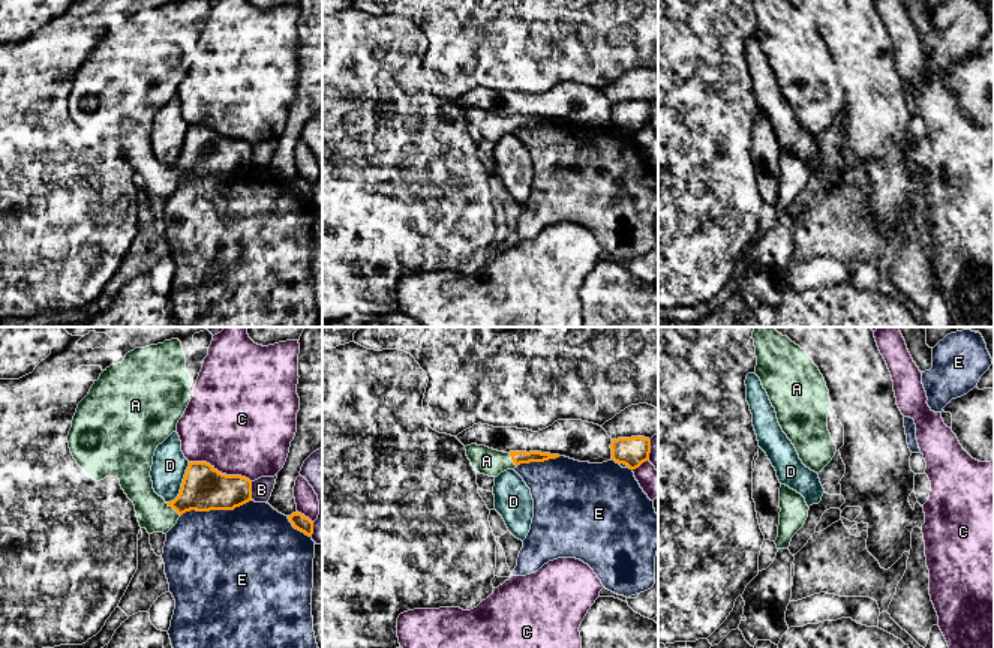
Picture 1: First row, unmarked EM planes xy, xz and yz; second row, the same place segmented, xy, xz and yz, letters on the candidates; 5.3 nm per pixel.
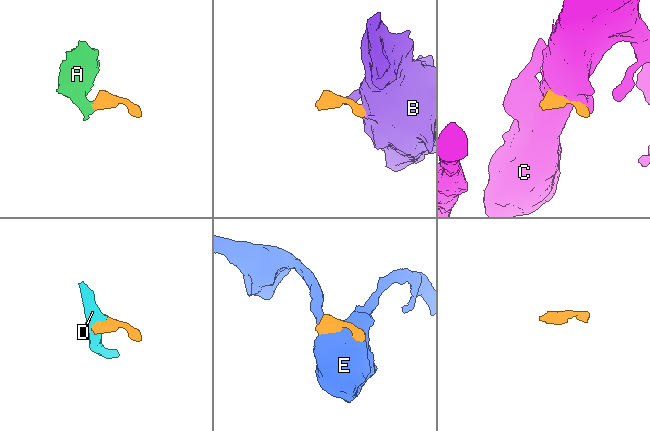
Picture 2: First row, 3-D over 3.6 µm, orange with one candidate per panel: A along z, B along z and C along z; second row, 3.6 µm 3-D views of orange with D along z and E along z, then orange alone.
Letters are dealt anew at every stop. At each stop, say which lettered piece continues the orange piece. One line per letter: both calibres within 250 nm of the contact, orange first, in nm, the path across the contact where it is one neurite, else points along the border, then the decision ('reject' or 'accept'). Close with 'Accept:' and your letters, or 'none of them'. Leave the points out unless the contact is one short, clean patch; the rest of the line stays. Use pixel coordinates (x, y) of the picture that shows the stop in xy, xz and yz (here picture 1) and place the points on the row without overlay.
A: 240/180 nm | across xy (203, 153), (173, 171), (167, 177), (153, 177) | accept
B: 240/110 nm | reject
C: 240/480 nm | reject
D: 240/180 nm | along xy (189, 126), (180, 156), (167, 167) | reject
E: 240/500 nm | reject
Accept: A

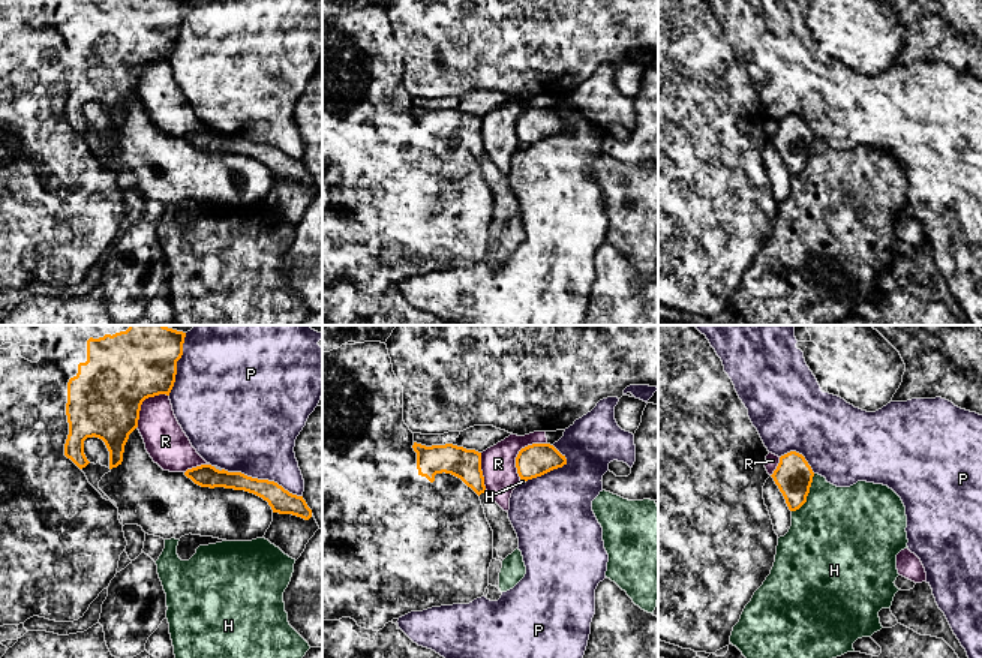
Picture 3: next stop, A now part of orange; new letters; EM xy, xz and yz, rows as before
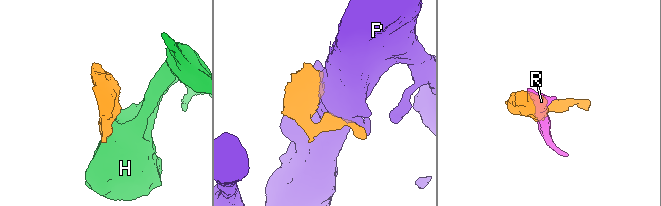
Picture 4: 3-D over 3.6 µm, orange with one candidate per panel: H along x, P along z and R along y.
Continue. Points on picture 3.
H: 200/460 nm | reject
P: 130/440 nm | reject
R: 180/190 nm | reject
Accept: none of them

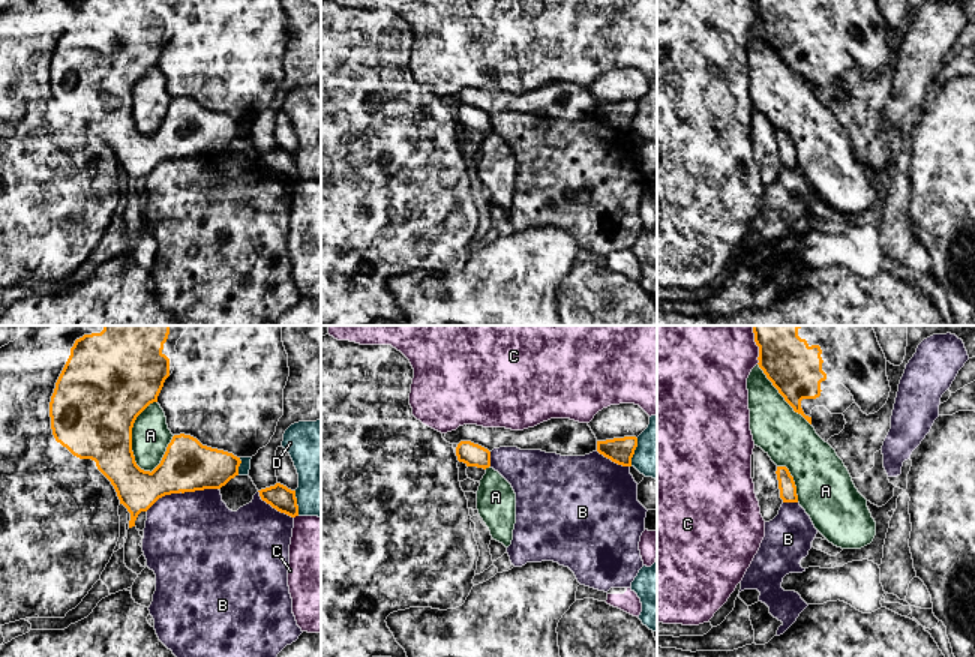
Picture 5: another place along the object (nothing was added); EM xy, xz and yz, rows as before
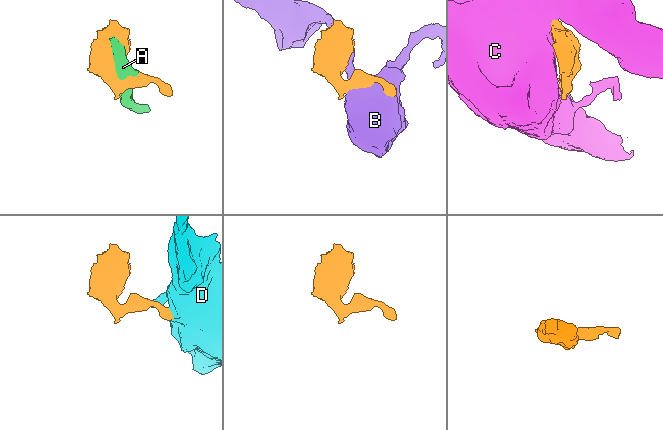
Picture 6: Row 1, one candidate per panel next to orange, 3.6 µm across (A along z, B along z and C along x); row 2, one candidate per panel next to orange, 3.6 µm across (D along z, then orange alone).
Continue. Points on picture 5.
A: 460/200 nm | reject
B: 280/480 nm | reject
C: 280/340 nm | reject
D: 140/260 nm | reject
Accept: none of them

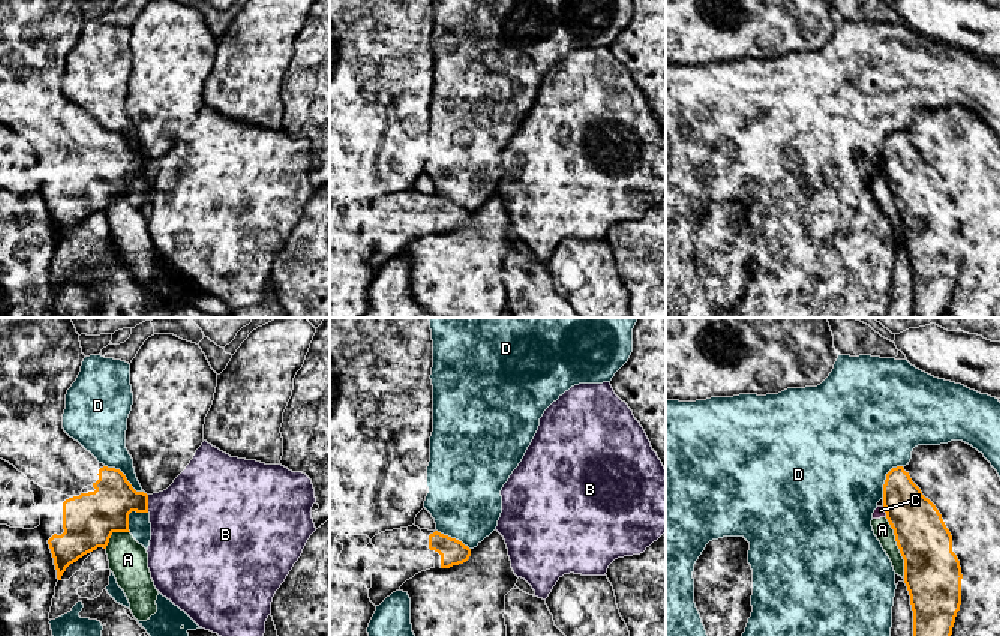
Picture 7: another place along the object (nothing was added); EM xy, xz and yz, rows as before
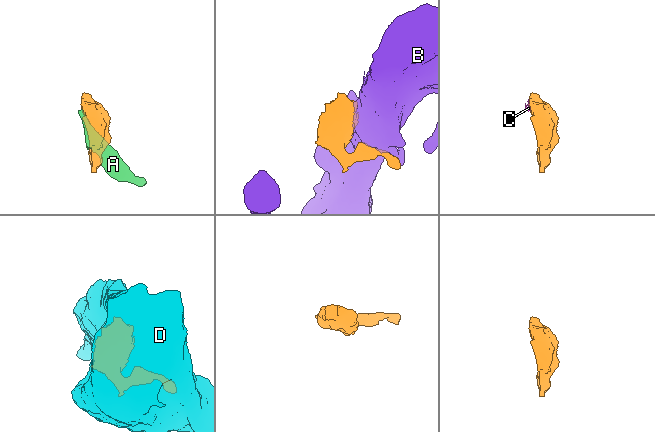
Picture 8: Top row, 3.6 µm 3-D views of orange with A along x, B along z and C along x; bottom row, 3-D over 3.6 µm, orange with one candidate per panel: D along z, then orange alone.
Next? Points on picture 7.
A: 300/100 nm | reject
B: 240/440 nm | reject
C: 280/60 nm | along yz (883, 170), (886, 180) | reject
D: 240/220 nm | reject
Accept: none of them

